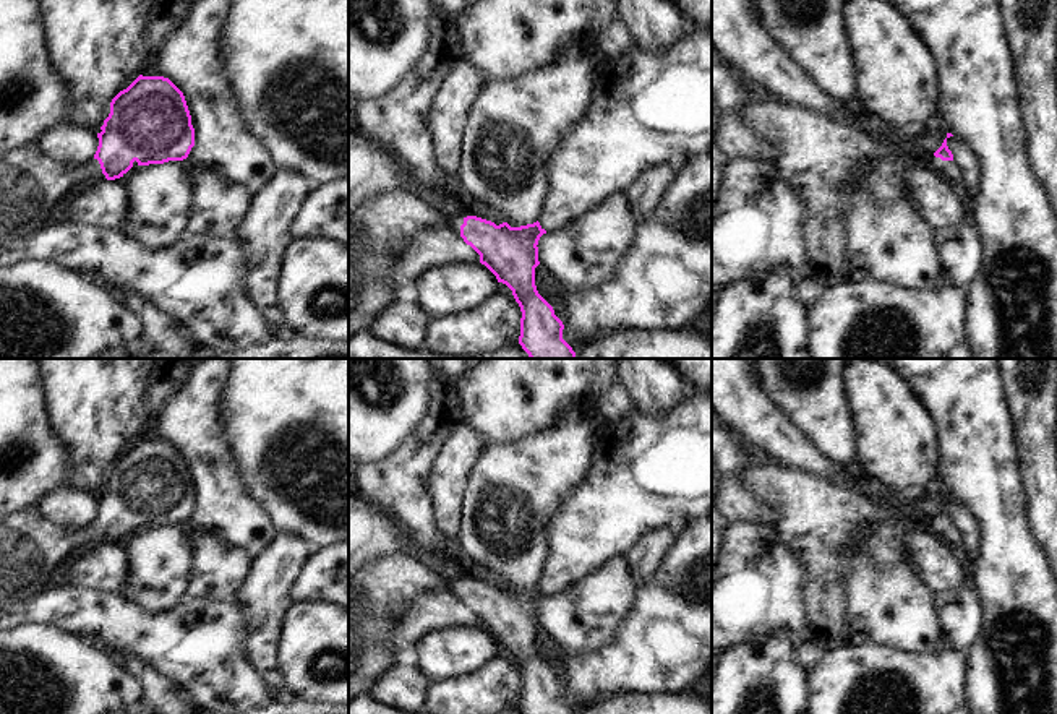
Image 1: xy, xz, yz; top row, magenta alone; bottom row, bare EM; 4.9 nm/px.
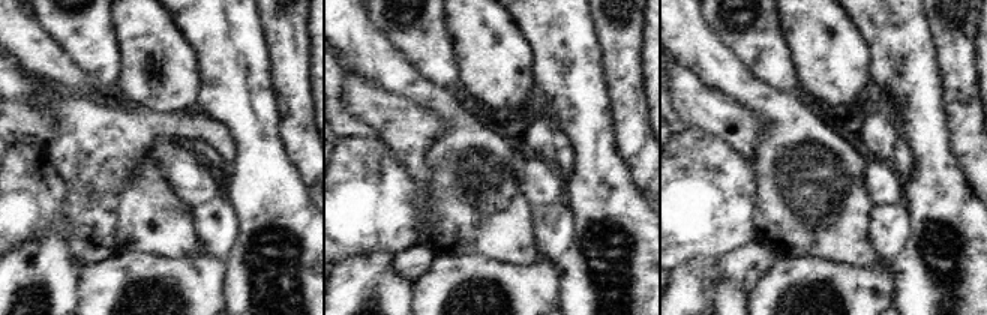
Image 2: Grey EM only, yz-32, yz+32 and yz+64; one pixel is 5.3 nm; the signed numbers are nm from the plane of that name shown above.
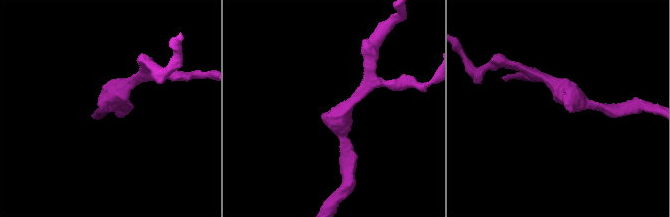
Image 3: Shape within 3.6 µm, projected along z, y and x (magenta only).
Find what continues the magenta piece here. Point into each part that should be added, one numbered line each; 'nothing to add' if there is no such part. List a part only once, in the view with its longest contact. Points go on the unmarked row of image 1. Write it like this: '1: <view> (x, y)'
1: yz (949, 534)

